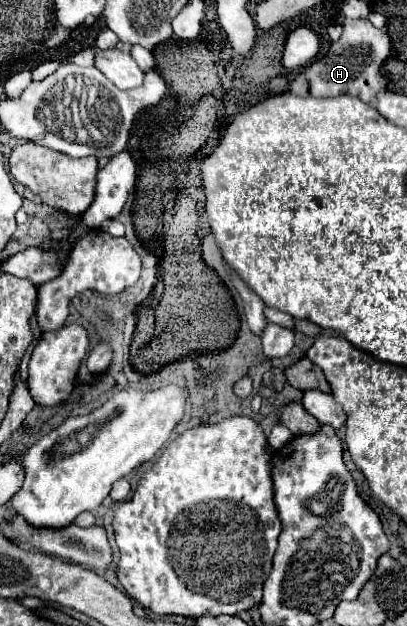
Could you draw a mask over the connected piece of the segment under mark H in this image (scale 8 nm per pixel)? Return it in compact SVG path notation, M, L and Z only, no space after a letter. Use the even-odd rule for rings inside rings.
M345 19L343 35L335 41L329 53L301 71L289 87L293 95L311 95L311 97L339 97L353 95L365 103L371 103L387 87L387 79L381 73L383 63L391 55L391 39L385 29L375 29L369 19Z

